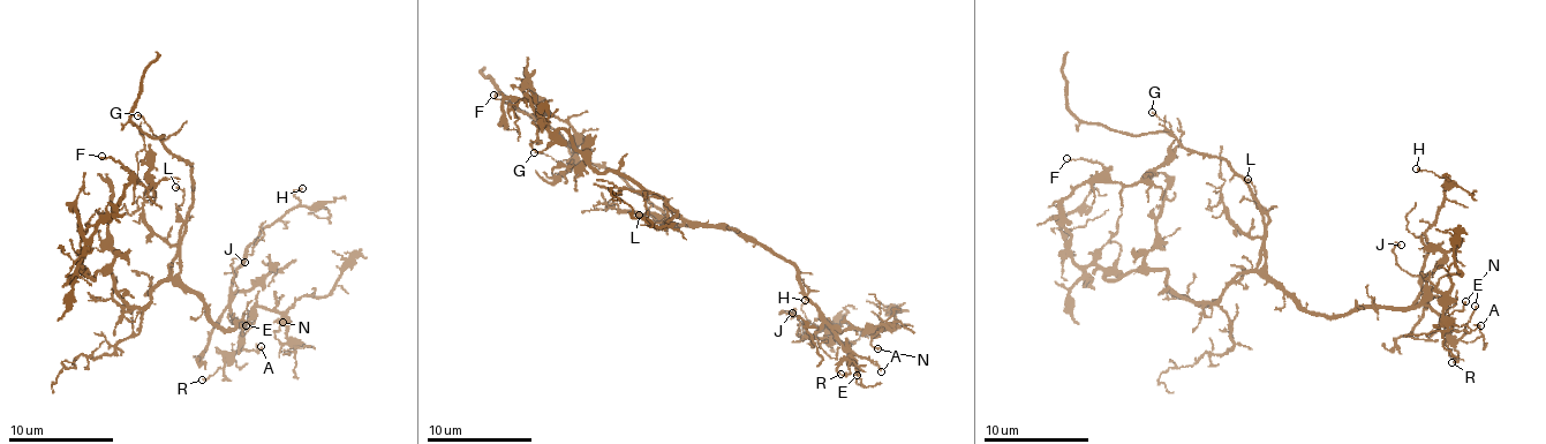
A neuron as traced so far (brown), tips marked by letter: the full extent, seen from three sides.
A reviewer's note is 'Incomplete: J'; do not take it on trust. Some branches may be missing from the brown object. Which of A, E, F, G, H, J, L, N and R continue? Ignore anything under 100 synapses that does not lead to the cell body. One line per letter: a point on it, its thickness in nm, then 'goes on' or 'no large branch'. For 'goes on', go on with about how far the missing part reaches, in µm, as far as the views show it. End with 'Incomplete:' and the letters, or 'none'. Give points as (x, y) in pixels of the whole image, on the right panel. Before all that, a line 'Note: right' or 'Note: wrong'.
Note: wrong
A: place (1480, 325); calibre 110 nm; no large branch
E: place (1475, 306); calibre 120 nm; no large branch
F: place (1066, 158); calibre 110 nm; no large branch
G: place (1152, 112); calibre 100 nm; goes on; missing 15 µm
H: place (1416, 168); calibre 110 nm; no large branch
J: place (1401, 245); calibre 100 nm; no large branch
L: place (1247, 179); calibre 120 nm; no large branch
N: place (1465, 301); calibre 120 nm; no large branch
R: place (1452, 362); calibre 130 nm; no large branch
Incomplete: G

